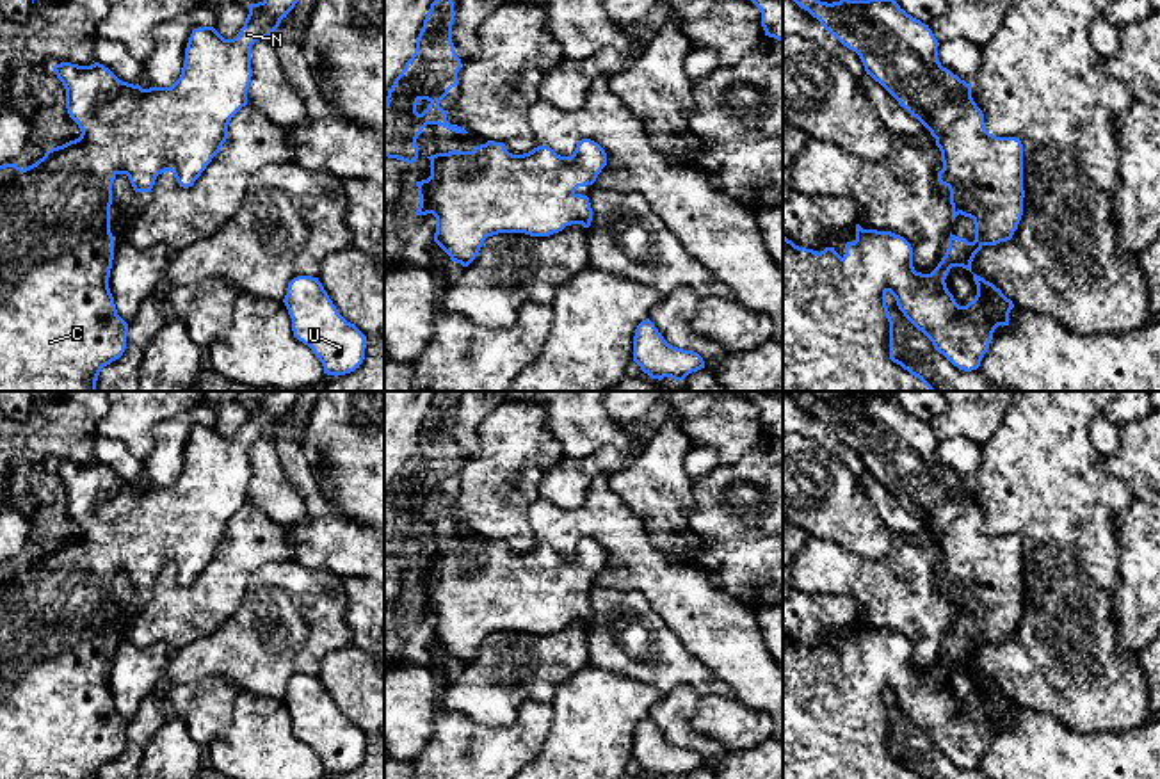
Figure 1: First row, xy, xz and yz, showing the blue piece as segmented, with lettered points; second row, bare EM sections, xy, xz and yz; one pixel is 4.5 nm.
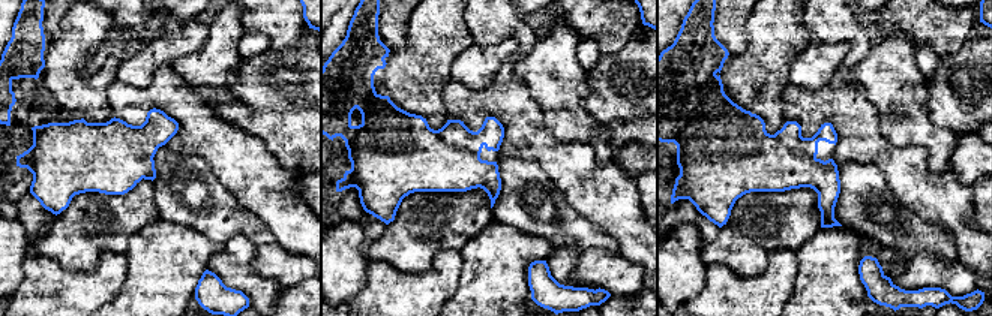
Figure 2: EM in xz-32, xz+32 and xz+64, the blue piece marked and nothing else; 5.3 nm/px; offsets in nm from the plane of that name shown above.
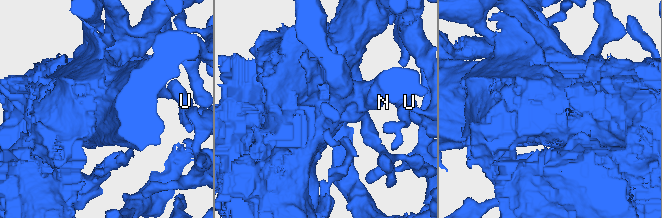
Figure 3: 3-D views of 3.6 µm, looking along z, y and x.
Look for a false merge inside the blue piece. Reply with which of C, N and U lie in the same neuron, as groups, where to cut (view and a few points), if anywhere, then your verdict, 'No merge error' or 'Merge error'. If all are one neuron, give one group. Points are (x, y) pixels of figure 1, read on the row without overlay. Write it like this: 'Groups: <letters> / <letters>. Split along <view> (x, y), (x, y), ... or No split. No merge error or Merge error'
Groups: C N U. No split. No merge error

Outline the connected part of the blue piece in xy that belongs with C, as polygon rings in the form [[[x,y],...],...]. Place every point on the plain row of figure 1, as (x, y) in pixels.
[[[269,391],[247,404],[249,413],[233,438],[224,438],[213,425],[194,427],[181,473],[171,486],[142,487],[119,478],[100,461],[53,464],[66,487],[68,512],[82,532],[48,548],[25,567],[0,564],[0,779],[98,779],[101,767],[123,754],[128,722],[117,713],[109,687],[114,658],[112,582],[117,573],[126,573],[135,590],[151,590],[157,574],[171,569],[180,585],[192,585],[226,541],[230,519],[247,503],[253,443],[272,436],[299,397],[301,391]]]

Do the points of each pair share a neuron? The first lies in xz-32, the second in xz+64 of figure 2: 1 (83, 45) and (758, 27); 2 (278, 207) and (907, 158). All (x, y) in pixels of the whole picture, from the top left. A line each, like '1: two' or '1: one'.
1: one
2: one

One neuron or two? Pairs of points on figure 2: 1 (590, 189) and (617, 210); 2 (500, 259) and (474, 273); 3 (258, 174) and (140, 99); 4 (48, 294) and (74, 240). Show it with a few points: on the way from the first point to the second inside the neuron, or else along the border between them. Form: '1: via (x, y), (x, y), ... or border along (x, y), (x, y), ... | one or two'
1: via (596, 190), (611, 204) | one
2: via (494, 265), (486, 273), (480, 273) | one
3: via (228, 150), (176, 99), (170, 99) | one
4: border along (32, 252), (69, 270), (96, 267) | two

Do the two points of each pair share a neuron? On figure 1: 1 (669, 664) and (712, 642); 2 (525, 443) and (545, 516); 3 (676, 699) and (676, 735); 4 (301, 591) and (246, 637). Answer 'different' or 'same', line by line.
1: different
2: different
3: same
4: same

